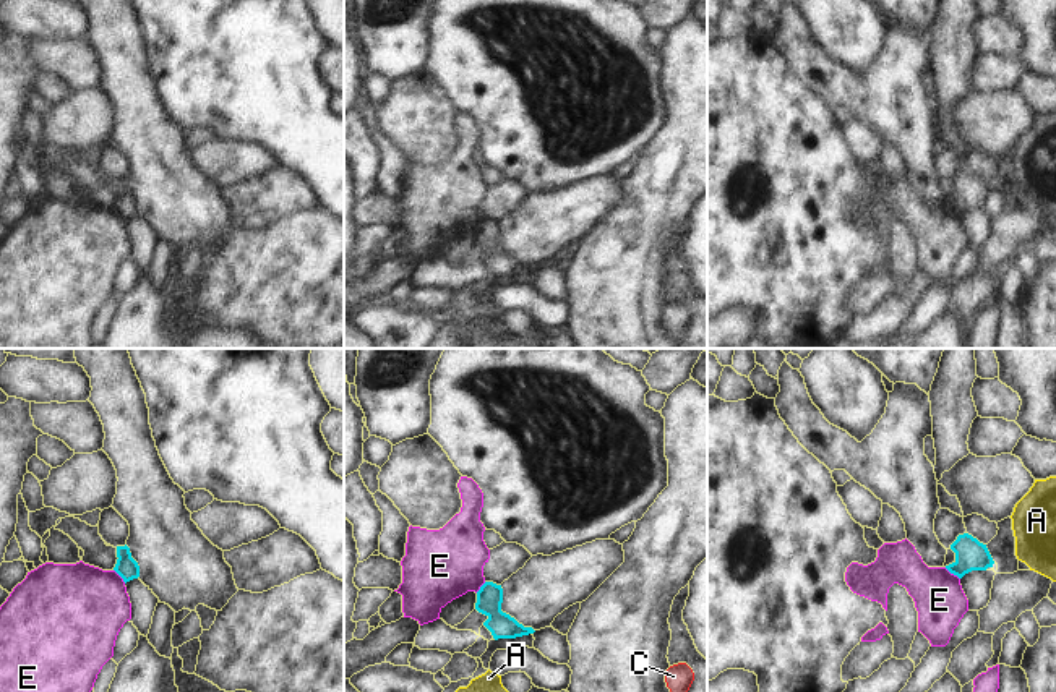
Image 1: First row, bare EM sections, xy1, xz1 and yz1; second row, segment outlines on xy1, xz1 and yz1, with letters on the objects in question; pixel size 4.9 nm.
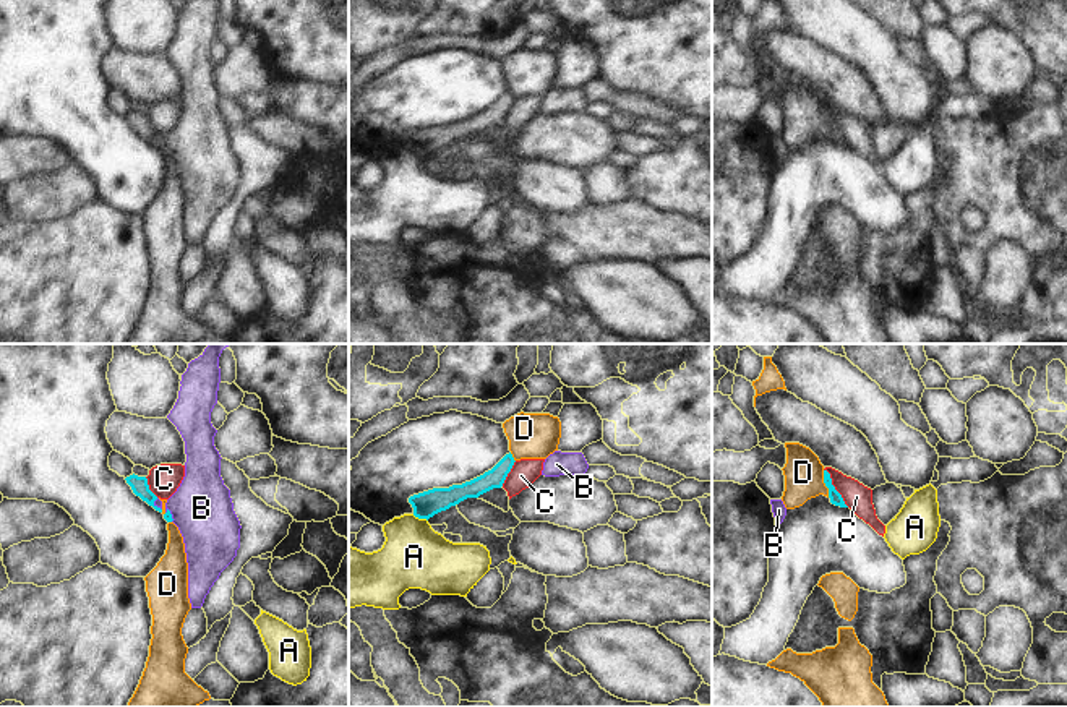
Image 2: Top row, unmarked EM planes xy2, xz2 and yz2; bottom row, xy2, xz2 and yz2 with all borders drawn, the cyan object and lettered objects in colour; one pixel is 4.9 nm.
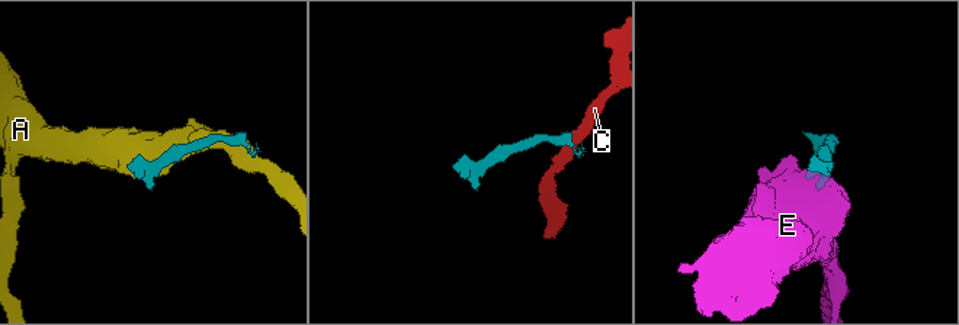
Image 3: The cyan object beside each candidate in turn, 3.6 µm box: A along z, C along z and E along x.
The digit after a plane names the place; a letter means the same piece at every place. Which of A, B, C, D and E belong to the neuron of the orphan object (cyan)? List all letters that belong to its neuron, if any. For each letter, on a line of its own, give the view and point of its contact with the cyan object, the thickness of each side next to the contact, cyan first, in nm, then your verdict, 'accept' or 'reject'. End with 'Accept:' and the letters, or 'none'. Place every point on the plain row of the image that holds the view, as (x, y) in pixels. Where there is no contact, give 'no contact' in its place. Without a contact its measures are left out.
A: meets cyan in xz2 at (420, 154); 130 nm thick on the cyan side, 320 nm on the other; reject
B: meets cyan in xy2 at (171, 151); 50 nm thick on the cyan side, 300 nm on the other; accept
C: meets cyan in yz2 at (834, 125); 60 nm thick on the cyan side, 140 nm on the other; reject
D: meets cyan in yz2 at (826, 120); 60 nm thick on the cyan side, 190 nm on the other; reject
E: meets cyan in yz1 at (952, 209); 160 nm thick on the cyan side, 260 nm on the other; reject
Accept: B

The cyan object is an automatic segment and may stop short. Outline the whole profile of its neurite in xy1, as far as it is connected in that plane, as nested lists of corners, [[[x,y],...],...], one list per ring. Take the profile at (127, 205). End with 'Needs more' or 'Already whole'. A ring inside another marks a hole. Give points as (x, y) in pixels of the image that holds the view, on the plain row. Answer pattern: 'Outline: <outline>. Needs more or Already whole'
Outline: [[[127,182],[117,183],[117,194],[118,196],[114,207],[123,216],[125,220],[140,214],[140,203],[131,194],[130,185]]]. Already whole

